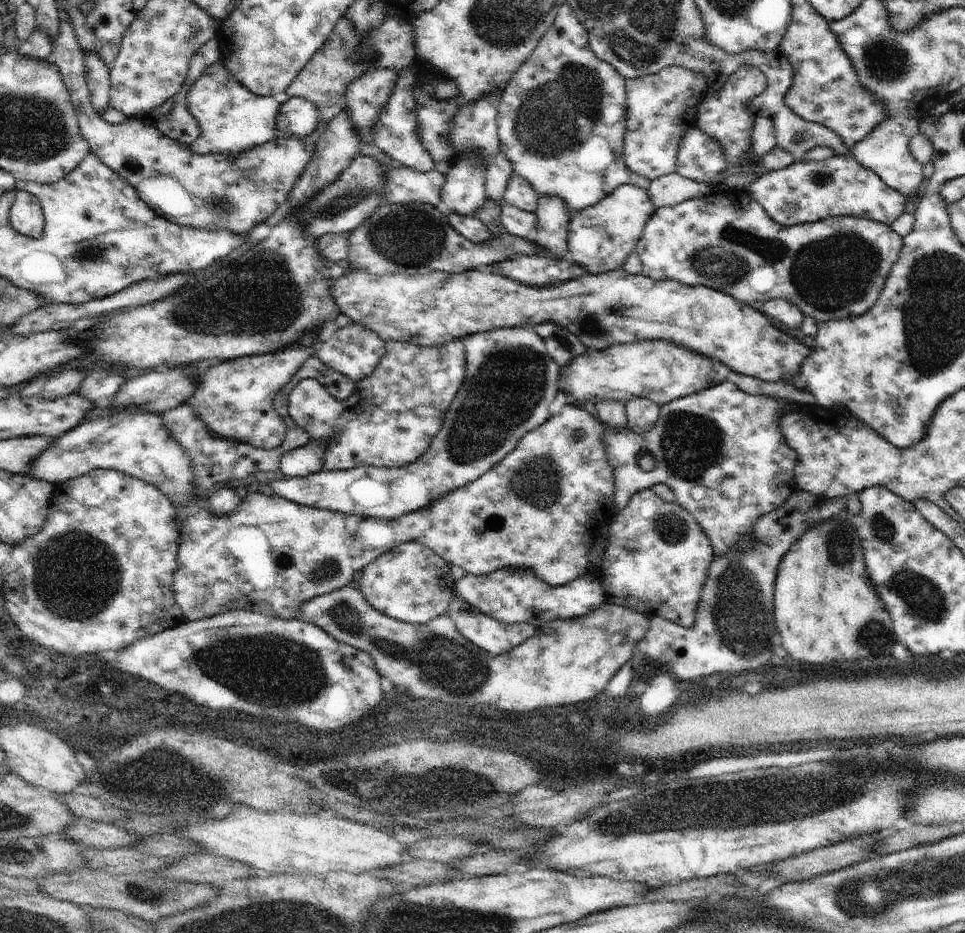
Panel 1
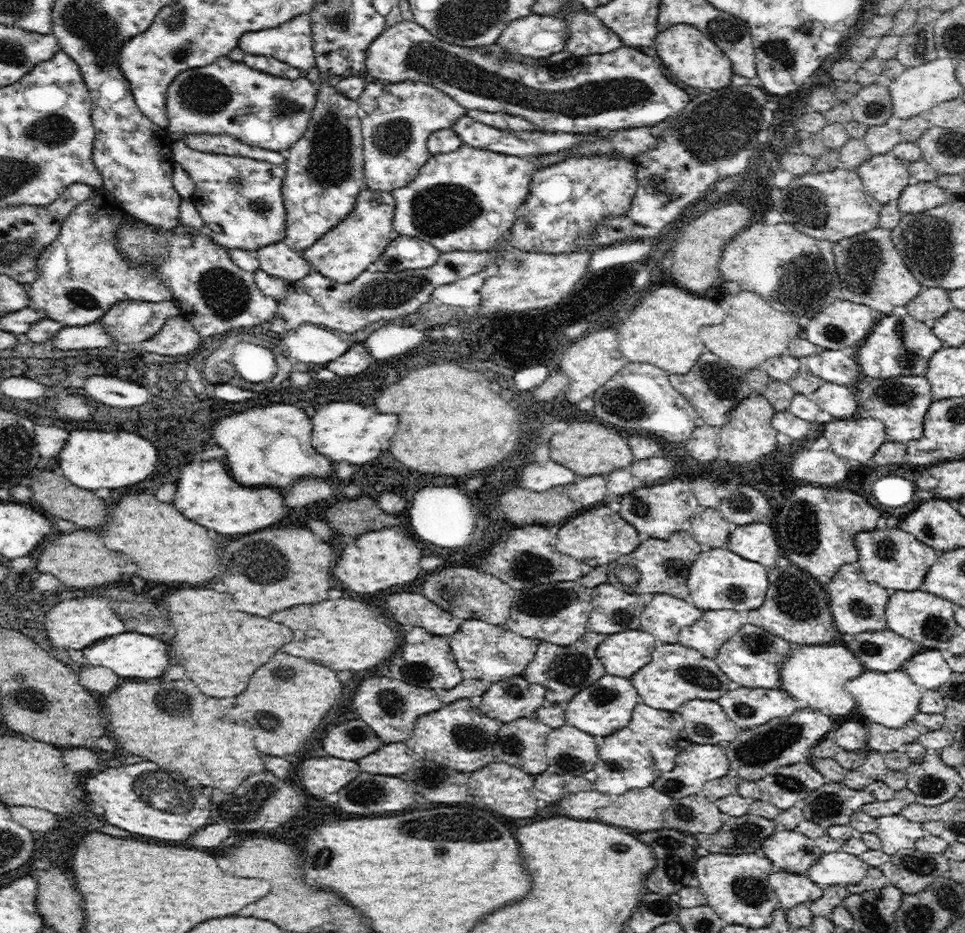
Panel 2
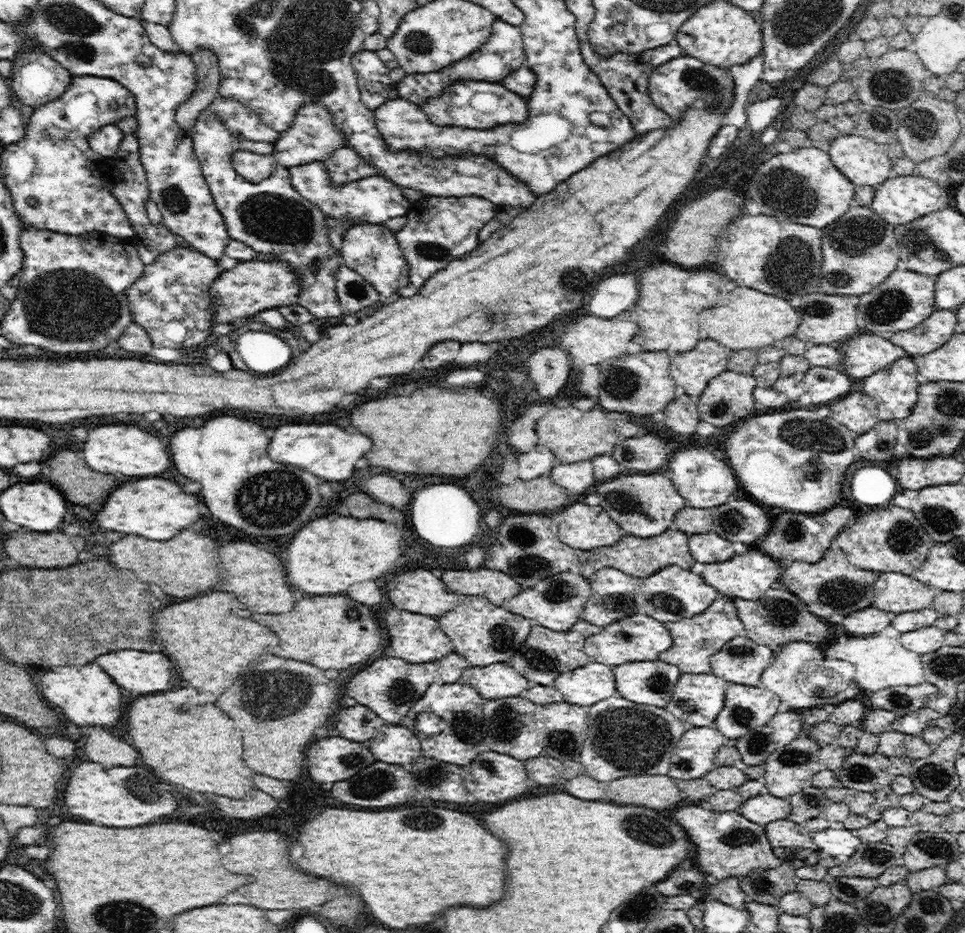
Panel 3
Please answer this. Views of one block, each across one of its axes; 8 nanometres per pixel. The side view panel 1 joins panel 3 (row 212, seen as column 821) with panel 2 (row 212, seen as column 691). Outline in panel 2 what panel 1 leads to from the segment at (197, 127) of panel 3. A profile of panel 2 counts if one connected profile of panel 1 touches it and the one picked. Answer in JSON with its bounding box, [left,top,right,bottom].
[172,139,286,251]

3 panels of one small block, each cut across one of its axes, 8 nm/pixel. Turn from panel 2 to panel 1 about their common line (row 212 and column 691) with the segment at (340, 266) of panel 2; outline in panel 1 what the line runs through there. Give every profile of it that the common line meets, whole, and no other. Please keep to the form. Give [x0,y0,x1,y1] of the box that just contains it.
[561,339,731,406]

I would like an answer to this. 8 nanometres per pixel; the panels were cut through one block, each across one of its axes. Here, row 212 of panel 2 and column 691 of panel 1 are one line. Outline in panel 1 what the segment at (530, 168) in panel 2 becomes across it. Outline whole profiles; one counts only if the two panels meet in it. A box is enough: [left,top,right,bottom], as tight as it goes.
[601,381,799,556]

